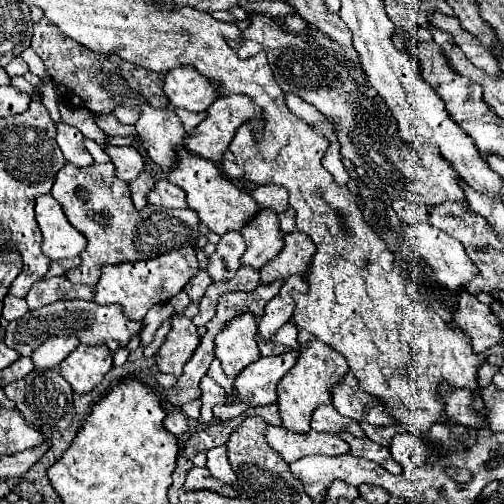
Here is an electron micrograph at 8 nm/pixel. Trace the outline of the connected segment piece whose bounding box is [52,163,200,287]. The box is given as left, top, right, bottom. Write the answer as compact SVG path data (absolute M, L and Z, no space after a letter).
M66 163L56 175L52 197L62 203L68 221L88 241L86 249L80 253L80 267L66 273L70 283L94 287L104 265L154 259L162 253L186 245L198 247L196 239L200 219L192 209L166 209L150 205L142 211L136 211L130 199L130 187L126 181L120 181L116 177L116 169L112 163L94 163L84 169Z

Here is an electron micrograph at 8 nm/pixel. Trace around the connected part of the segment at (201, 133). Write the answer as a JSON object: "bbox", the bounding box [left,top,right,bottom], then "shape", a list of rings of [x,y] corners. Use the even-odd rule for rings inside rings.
{"bbox":[184,95,262,163],"shape":[[[224,95],[220,99],[216,99],[210,109],[208,109],[208,117],[200,123],[200,127],[196,129],[194,135],[188,135],[184,145],[188,151],[200,155],[200,157],[206,157],[210,159],[212,163],[220,163],[224,153],[228,151],[234,135],[236,135],[236,129],[244,123],[250,123],[252,119],[256,119],[256,125],[254,125],[254,133],[260,131],[260,123],[262,123],[262,111],[256,109],[256,105],[246,99],[244,95]]]}

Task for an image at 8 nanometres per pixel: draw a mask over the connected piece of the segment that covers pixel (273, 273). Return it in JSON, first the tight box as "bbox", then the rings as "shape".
{"bbox":[260,231,316,283],"shape":[[[294,231],[284,235],[284,249],[260,269],[260,283],[272,283],[278,279],[286,279],[290,275],[306,275],[312,255],[316,253],[316,245],[306,233]]]}

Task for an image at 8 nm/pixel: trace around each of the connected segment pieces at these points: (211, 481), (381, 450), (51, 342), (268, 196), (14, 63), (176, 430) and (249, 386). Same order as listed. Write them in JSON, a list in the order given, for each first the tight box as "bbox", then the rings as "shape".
[{"bbox":[184,467,236,497],"shape":[[[192,467],[192,471],[186,475],[184,489],[186,489],[186,491],[208,489],[208,491],[214,491],[214,493],[224,495],[224,497],[236,497],[234,489],[232,489],[228,483],[222,483],[222,481],[214,479],[214,477],[210,475],[210,471],[208,471],[208,469],[202,469],[202,467]]]},{"bbox":[340,433,398,473],"shape":[[[342,433],[340,437],[350,445],[350,455],[354,455],[354,457],[366,457],[366,459],[370,459],[370,461],[380,463],[380,465],[382,465],[384,469],[388,469],[390,473],[396,473],[396,465],[398,465],[398,463],[390,457],[388,447],[382,447],[382,445],[370,441],[368,437],[358,439],[358,437],[346,435],[346,433]]]},{"bbox":[32,335,80,369],"shape":[[[72,335],[48,339],[46,343],[42,343],[42,345],[32,353],[32,363],[34,363],[38,369],[58,367],[78,345],[80,345],[78,339],[74,339]]]},{"bbox":[252,183,288,213],"shape":[[[272,183],[270,185],[258,185],[252,191],[252,197],[260,207],[270,209],[274,213],[282,213],[288,209],[288,195],[286,195],[284,187],[278,187]]]},{"bbox":[6,57,28,77],"shape":[[[14,57],[14,59],[6,65],[6,71],[8,71],[10,77],[20,77],[20,75],[24,75],[24,73],[28,71],[28,65],[26,65],[26,61],[24,61],[22,57]]]},{"bbox":[164,411,188,435],"shape":[[[176,411],[176,413],[168,413],[166,419],[164,419],[164,429],[170,431],[172,435],[182,435],[186,429],[188,429],[188,423],[186,423],[186,417]]]},{"bbox":[234,351,298,405],"shape":[[[288,351],[278,357],[260,357],[248,365],[238,379],[234,379],[234,391],[238,391],[238,399],[250,405],[276,403],[276,385],[296,365],[296,359],[298,351]]]}]

